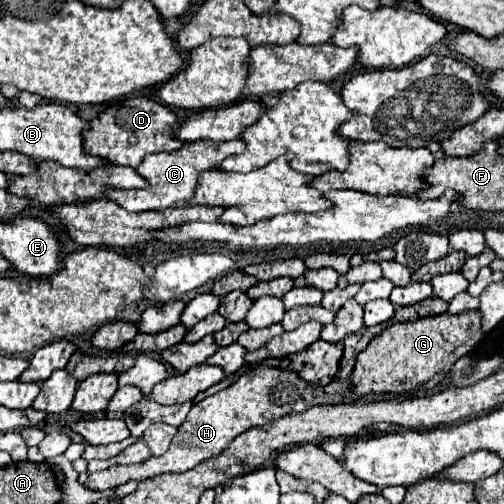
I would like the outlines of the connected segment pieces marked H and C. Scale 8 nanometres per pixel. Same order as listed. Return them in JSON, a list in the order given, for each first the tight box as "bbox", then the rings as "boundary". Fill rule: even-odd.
[{"bbox":[87,365,307,491],"boundary":[[[265,365],[251,367],[231,387],[191,407],[191,411],[187,413],[187,419],[177,429],[177,435],[173,437],[169,449],[163,455],[149,457],[147,461],[137,465],[117,465],[117,467],[113,465],[107,471],[91,473],[87,487],[105,491],[105,489],[115,489],[127,481],[145,481],[149,477],[163,475],[163,473],[185,473],[197,467],[199,463],[203,463],[205,459],[221,455],[239,433],[291,413],[293,411],[291,407],[295,405],[297,399],[301,399],[301,393],[305,387],[307,383],[297,373],[271,369]]]},{"bbox":[105,139,245,211],"boundary":[[[209,139],[203,141],[193,141],[193,143],[185,143],[185,149],[179,151],[159,151],[159,153],[151,153],[149,157],[143,159],[143,163],[137,167],[137,173],[141,173],[147,181],[149,187],[147,189],[121,190],[107,189],[105,196],[113,201],[117,201],[123,209],[127,211],[161,211],[161,209],[171,209],[171,207],[179,207],[179,203],[191,201],[193,193],[197,189],[199,183],[199,175],[201,171],[213,171],[221,165],[221,161],[225,161],[231,155],[237,155],[245,149],[245,141],[235,139],[235,141],[227,141],[227,143],[215,143]]]}]

